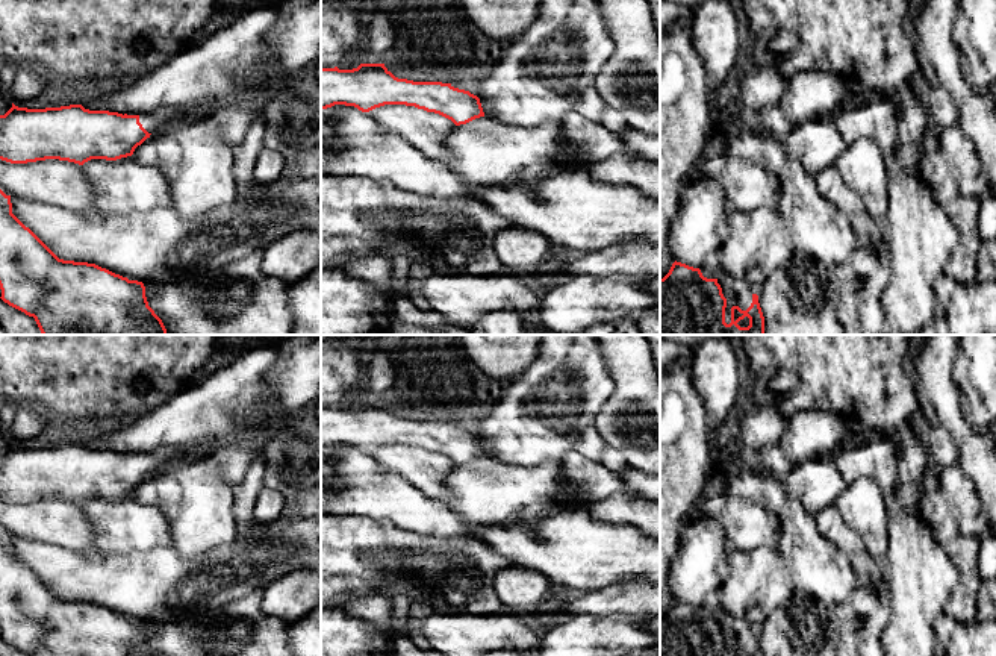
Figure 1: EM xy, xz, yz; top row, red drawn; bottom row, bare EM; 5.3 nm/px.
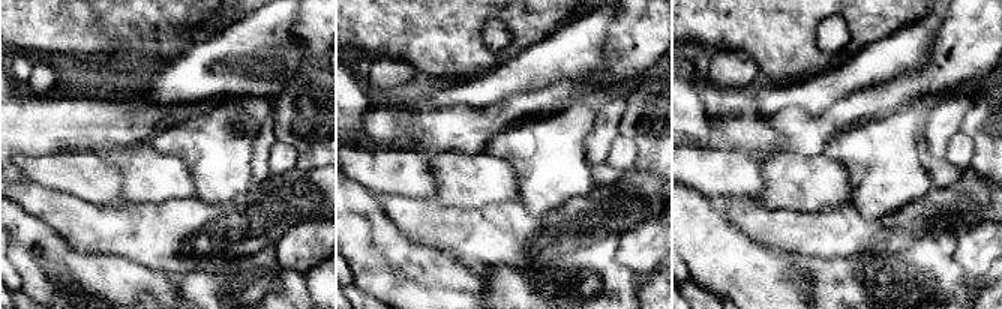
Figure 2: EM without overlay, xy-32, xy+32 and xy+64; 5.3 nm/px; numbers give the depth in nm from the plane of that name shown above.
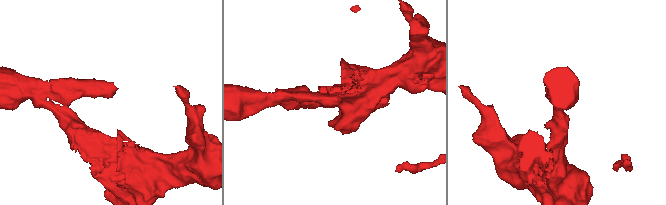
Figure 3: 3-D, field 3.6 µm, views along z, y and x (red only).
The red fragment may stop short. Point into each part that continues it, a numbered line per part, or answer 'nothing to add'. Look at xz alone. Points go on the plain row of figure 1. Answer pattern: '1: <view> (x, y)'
nothing to add

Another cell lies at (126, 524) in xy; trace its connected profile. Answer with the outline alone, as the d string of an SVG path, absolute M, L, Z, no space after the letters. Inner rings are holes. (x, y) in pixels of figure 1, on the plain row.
M133 494L117 500L91 498L82 506L97 530L89 554L129 554L173 545L167 515Z

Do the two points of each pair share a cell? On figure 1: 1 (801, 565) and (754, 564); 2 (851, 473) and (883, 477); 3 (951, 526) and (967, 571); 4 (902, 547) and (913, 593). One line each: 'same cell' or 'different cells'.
1: different cells
2: same cell
3: same cell
4: same cell

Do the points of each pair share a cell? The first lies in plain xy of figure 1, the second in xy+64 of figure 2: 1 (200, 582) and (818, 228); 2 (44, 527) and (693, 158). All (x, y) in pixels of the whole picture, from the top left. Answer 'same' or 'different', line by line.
1: same
2: same

